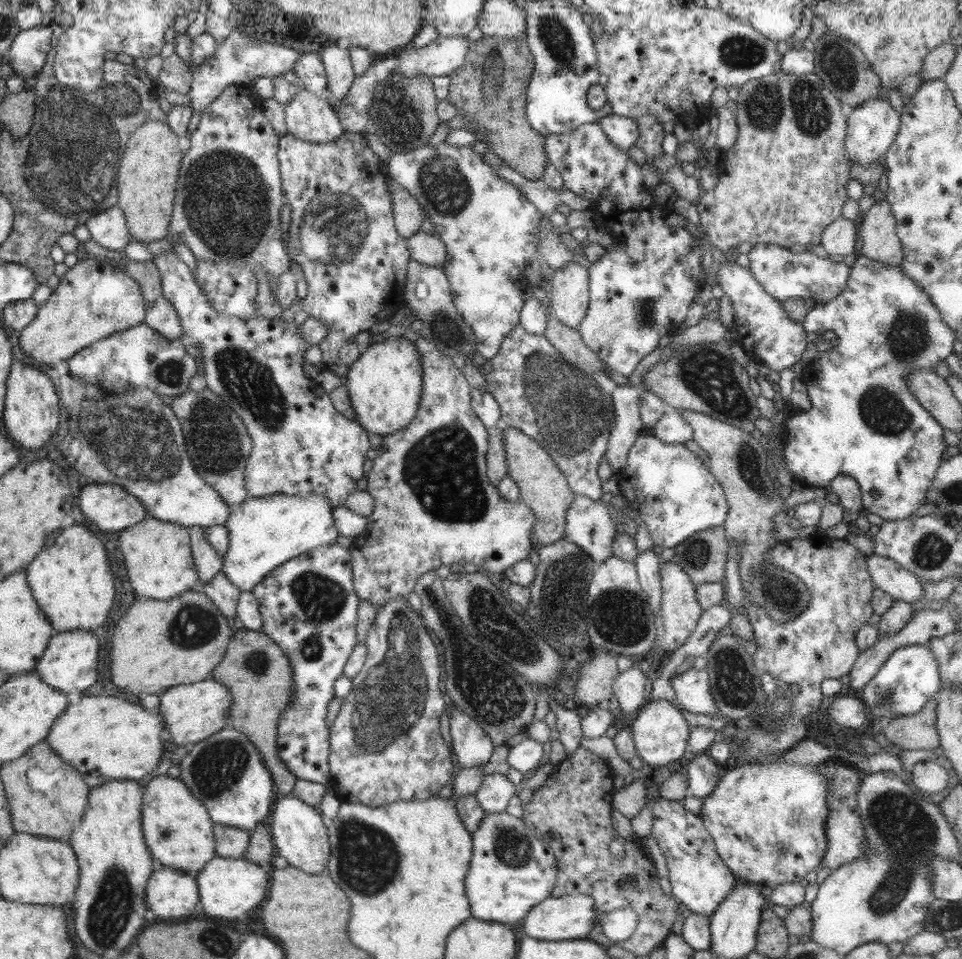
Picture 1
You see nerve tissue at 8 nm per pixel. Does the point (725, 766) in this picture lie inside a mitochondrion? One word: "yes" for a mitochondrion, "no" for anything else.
no

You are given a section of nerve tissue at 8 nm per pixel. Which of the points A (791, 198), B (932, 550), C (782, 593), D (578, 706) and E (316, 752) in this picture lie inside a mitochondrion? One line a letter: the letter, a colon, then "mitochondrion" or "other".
A: other
B: mitochondrion
C: mitochondrion
D: other
E: other

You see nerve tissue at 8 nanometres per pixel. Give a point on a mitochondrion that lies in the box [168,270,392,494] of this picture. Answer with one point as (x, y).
(247, 382)

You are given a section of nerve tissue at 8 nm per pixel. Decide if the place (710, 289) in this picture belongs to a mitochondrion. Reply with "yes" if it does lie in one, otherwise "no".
no

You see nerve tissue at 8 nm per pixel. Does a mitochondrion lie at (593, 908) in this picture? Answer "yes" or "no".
no

